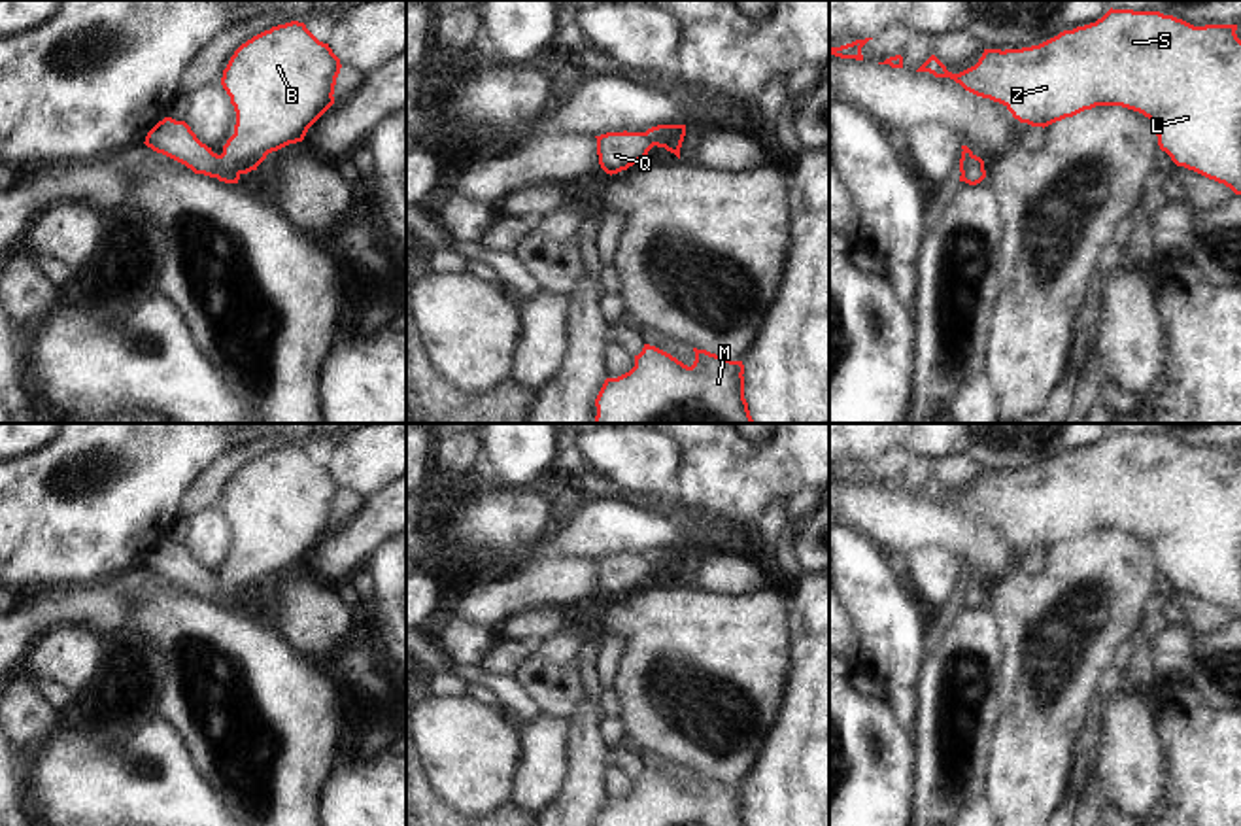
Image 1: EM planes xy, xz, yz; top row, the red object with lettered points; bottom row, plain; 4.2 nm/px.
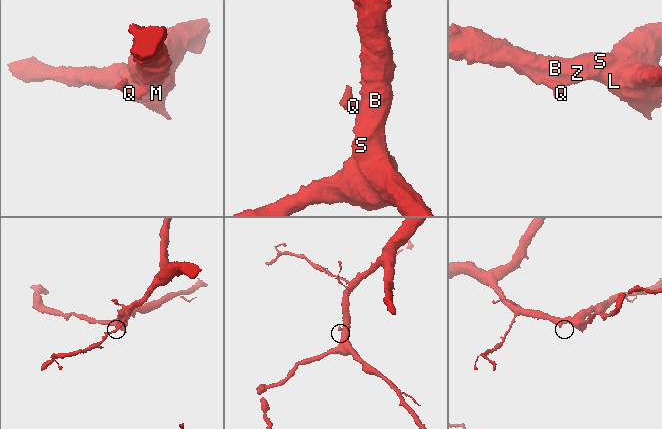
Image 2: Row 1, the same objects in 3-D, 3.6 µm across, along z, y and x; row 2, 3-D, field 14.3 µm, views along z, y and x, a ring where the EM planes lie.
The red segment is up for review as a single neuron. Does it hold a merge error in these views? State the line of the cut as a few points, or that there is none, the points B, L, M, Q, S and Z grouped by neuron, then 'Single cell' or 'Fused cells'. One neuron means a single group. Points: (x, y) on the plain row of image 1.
Split along xy (220, 579), (225, 592), (238, 598). Groups: B L M S Z / Q. Fused cells

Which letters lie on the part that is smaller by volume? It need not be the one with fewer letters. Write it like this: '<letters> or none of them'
Q

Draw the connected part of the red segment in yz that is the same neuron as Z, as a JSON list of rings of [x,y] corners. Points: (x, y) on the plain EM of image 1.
[[[1109,433],[1096,446],[1063,454],[1058,459],[1022,473],[984,473],[978,486],[952,497],[931,478],[916,495],[950,501],[965,514],[1003,527],[1014,542],[1031,550],[1048,550],[1096,529],[1122,529],[1150,542],[1158,569],[1177,590],[1224,607],[1241,618],[1241,463],[1237,448],[1194,450],[1160,435]]]

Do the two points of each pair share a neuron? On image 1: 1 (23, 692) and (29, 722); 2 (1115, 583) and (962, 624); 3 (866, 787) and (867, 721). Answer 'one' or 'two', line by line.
1: one
2: two
3: one

